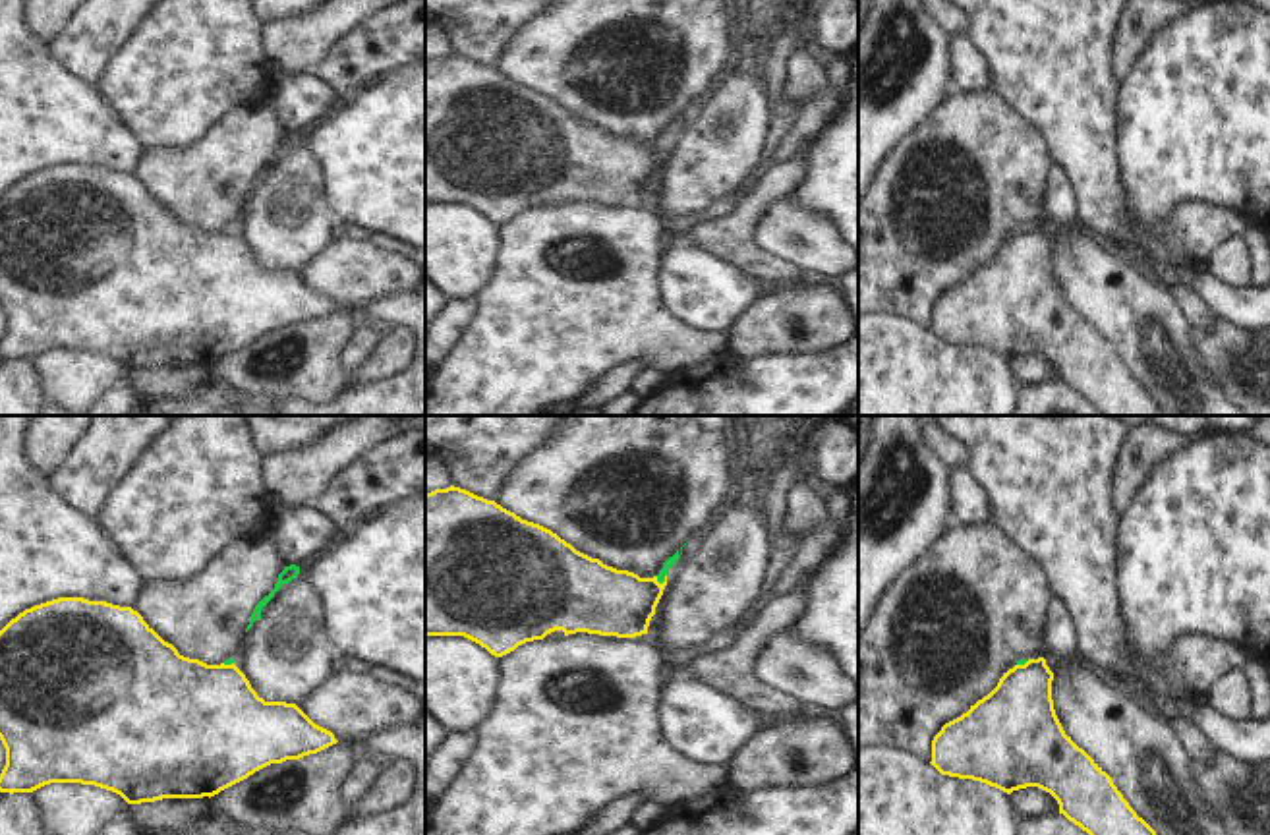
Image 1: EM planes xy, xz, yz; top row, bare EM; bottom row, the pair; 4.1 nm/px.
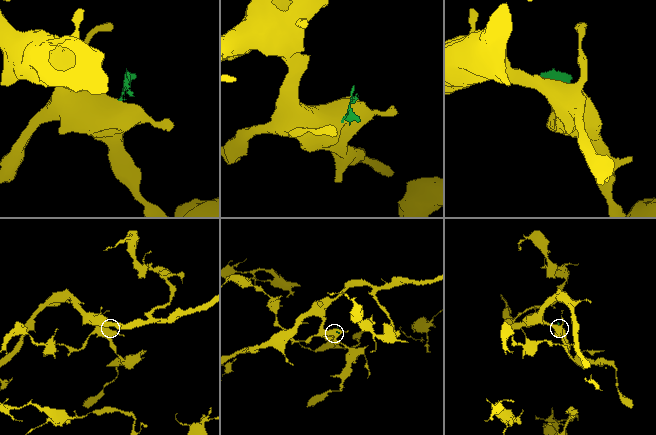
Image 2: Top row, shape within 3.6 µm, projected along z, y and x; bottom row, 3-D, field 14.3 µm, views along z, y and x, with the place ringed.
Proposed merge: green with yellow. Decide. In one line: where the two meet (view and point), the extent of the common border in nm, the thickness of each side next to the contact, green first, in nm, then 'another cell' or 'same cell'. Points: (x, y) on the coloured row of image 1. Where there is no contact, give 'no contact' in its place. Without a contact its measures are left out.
contact xz (662, 582); length 50 nm; calibres 40 and 280 nm; another cell

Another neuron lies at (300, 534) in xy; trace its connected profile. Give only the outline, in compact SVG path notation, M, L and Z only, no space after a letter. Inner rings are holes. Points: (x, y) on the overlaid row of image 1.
M276 504L263 539L269 539L276 547L284 562L303 568L338 537L340 533L334 524L317 508Z

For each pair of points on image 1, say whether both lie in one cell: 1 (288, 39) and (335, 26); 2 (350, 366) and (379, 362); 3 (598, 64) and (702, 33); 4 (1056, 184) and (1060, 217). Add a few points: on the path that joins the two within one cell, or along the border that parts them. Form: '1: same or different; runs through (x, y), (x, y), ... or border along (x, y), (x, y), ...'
1: same; runs through (300, 39), (310, 37), (323, 26)
2: different; border along (383, 329), (375, 348), (348, 375)
3: same; runs through (623, 57), (660, 57), (677, 39)
4: same; runs through (1058, 192), (1060, 209)

